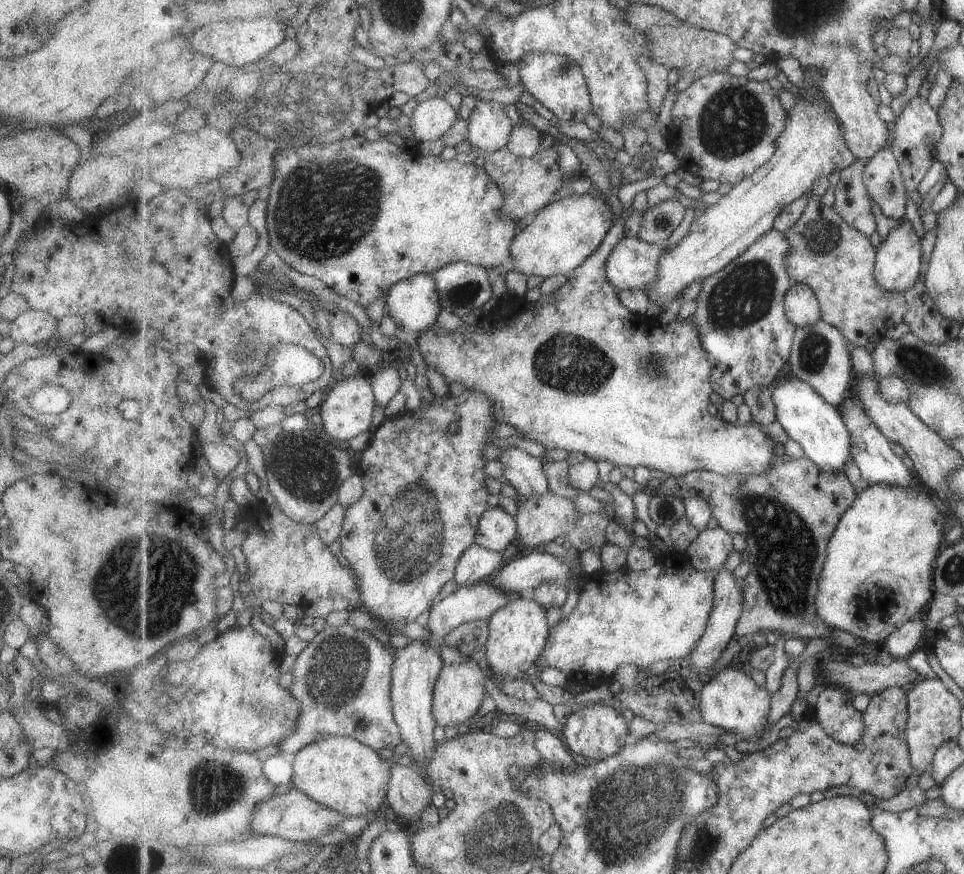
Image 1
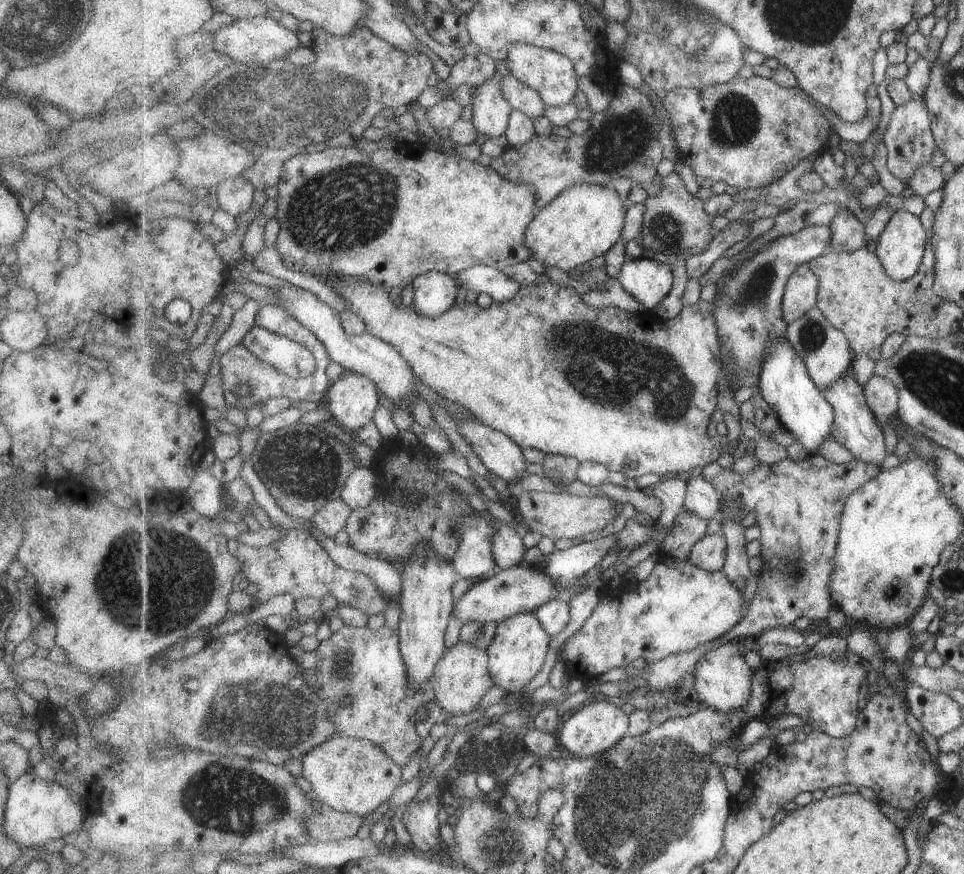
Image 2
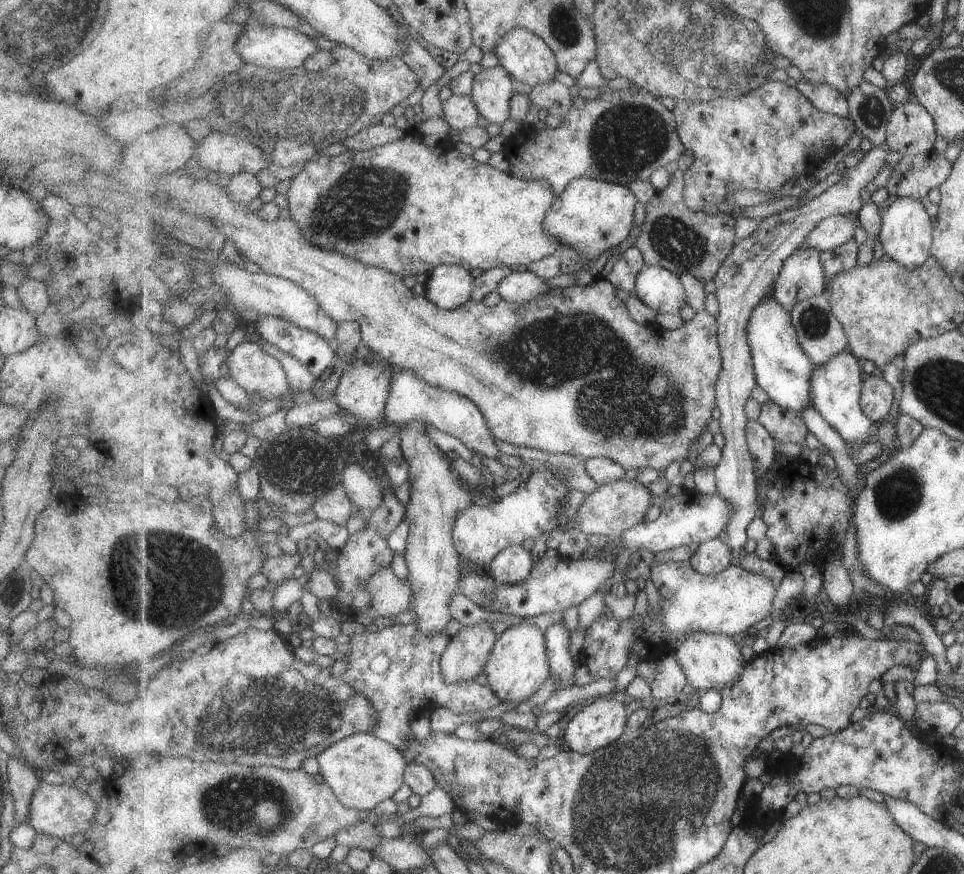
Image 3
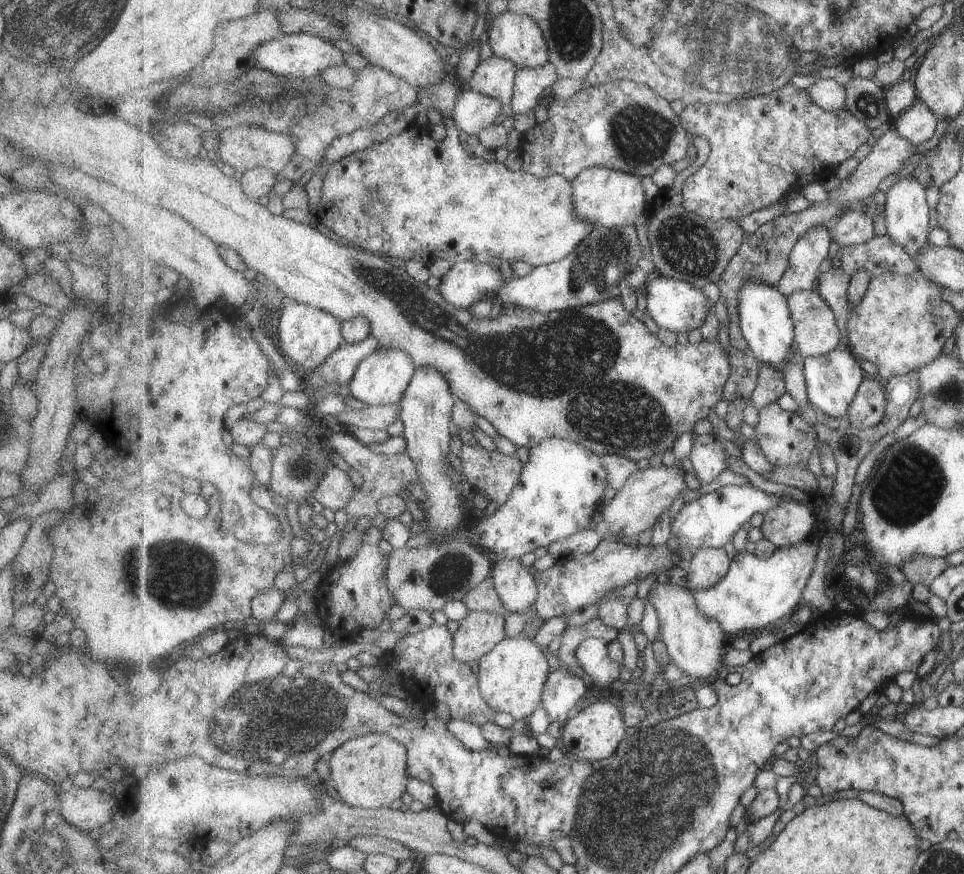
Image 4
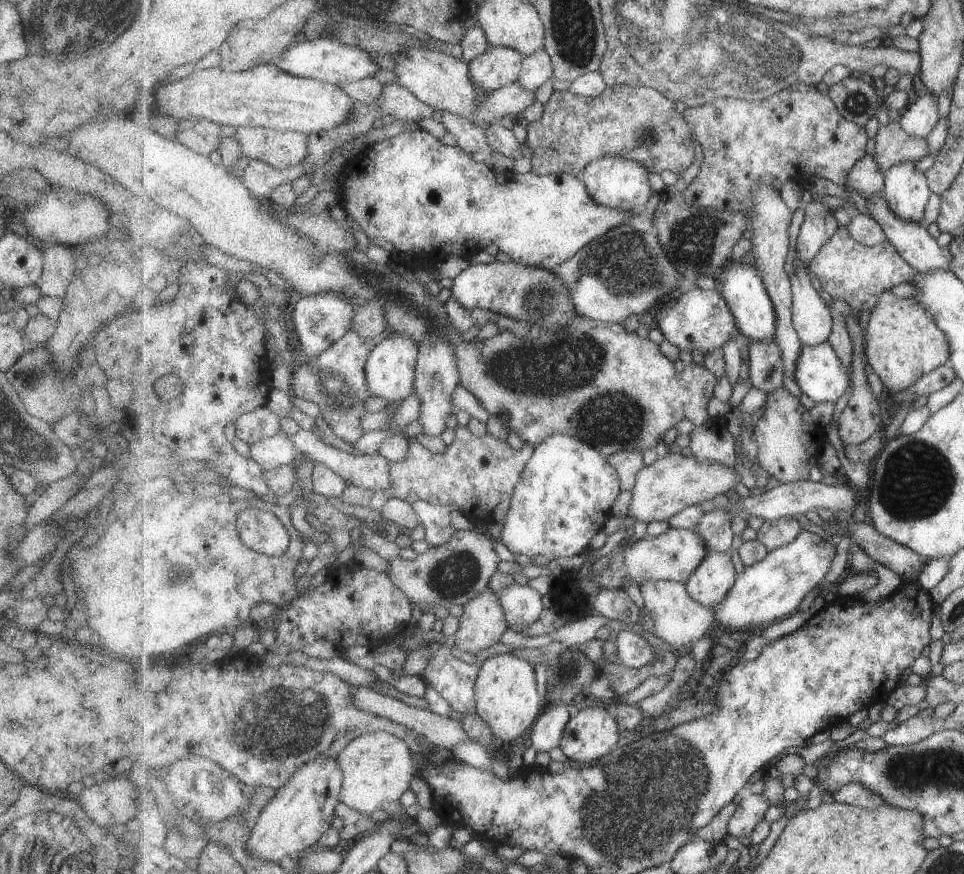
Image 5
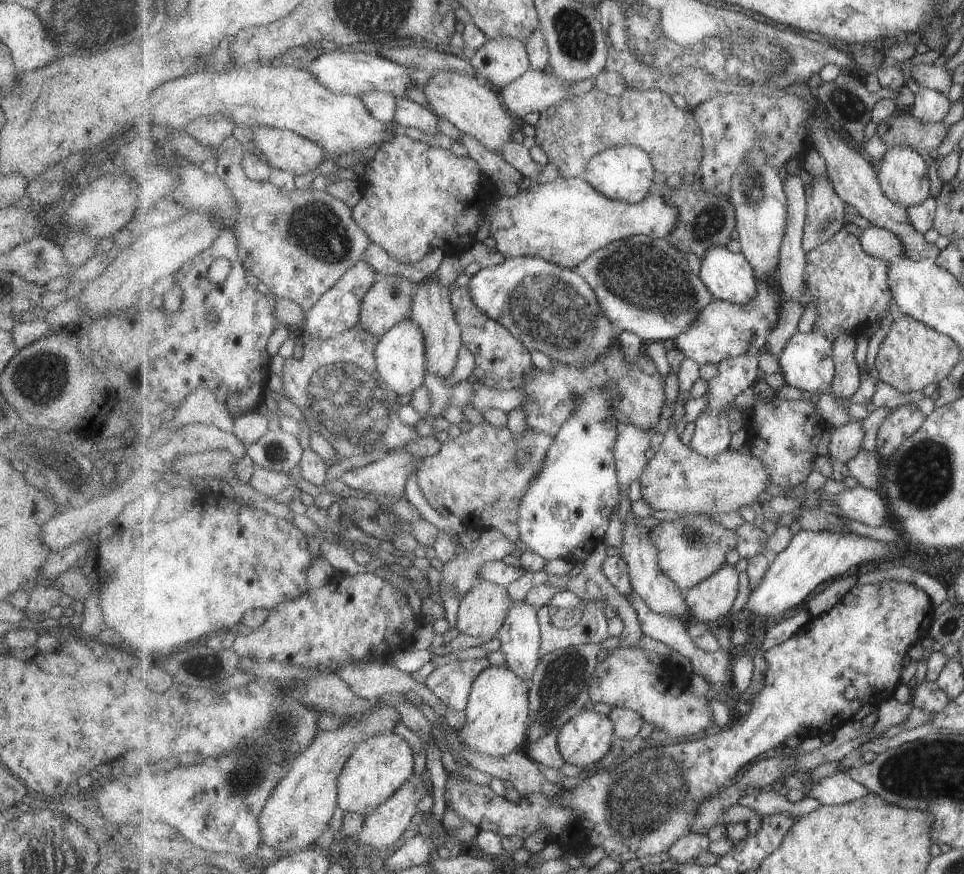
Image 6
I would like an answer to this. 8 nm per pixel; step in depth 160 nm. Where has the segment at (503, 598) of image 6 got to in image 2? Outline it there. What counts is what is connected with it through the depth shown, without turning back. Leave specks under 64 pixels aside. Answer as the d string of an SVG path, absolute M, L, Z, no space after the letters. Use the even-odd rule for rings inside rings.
M459 642L435 668L434 677L430 681L430 689L434 692L435 701L444 712L453 716L467 715L475 710L475 706L483 700L483 696L494 685L490 672L490 658L487 650L481 650L473 644Z

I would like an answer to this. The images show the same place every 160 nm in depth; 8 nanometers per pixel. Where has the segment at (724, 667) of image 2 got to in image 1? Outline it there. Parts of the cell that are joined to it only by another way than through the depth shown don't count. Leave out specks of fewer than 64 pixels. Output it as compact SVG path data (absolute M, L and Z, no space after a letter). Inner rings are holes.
M726 666L722 671L706 678L702 690L703 721L730 731L741 737L756 741L764 731L767 716L771 712L771 693L749 674L749 671Z

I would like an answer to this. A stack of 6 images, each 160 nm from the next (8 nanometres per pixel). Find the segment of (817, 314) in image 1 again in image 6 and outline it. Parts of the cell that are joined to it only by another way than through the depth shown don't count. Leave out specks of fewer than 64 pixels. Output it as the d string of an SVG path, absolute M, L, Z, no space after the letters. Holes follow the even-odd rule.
M817 175L811 177L812 181L806 186L808 215L804 228L803 241L803 246L807 253L827 242L845 226L845 207L847 206L843 198L839 196L834 182L829 176Z

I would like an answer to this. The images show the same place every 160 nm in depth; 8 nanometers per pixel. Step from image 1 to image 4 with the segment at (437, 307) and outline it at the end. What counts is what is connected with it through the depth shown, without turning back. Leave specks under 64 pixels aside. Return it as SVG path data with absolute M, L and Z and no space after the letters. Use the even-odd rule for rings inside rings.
M459 261L441 277L437 289L451 304L470 309L479 300L496 300L507 281L492 264Z

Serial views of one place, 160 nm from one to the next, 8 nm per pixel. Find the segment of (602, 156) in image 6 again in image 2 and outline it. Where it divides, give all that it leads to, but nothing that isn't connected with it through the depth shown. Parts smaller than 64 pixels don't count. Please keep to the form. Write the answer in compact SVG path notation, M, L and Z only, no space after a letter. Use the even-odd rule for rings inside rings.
M583 183L573 186L538 211L526 231L526 247L543 267L556 267L562 271L577 269L607 254L619 242L626 226L626 212L621 196L611 185Z

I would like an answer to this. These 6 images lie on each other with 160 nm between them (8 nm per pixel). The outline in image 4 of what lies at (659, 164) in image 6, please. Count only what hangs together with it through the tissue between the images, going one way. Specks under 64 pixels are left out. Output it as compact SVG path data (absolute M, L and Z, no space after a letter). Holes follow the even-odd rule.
M625 79L589 86L567 100L553 98L548 114L546 121L536 123L523 134L519 148L523 160L521 170L541 178L563 175L573 182L586 168L600 166L636 174L640 178L651 177L660 166L685 158L689 154L689 144L695 142L682 125L680 115L675 114L670 100L659 96L650 86Z

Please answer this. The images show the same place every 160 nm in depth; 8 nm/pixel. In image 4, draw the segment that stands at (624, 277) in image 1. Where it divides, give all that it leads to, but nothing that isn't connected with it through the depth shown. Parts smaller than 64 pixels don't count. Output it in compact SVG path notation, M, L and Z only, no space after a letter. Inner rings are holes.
M655 274L645 286L647 297L647 313L655 320L659 328L675 332L689 332L701 328L707 312L713 311L713 304L700 288L691 283L672 279L665 275Z

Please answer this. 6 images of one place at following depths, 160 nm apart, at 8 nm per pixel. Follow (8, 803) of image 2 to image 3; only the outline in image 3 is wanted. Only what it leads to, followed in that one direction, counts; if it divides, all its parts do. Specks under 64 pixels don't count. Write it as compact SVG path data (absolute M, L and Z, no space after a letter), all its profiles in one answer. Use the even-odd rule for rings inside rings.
M40 780L38 787L33 791L28 810L28 822L37 834L48 834L49 837L67 839L73 834L83 834L89 830L95 821L96 804L87 793L76 787L67 785L50 785Z

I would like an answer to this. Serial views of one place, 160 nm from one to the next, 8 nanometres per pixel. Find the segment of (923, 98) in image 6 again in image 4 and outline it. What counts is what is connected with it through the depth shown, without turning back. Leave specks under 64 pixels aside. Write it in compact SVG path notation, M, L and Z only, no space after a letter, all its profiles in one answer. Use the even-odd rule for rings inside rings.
M918 100L897 117L893 127L903 138L918 145L927 142L935 134L940 118L940 114L931 110L926 102Z

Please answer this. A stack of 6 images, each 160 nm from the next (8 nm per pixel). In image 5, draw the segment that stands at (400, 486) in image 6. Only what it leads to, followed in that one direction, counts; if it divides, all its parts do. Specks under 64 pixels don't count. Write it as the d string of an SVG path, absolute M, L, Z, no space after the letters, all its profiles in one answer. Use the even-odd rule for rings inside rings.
M300 429L290 437L302 454L308 455L315 463L326 464L345 480L349 480L353 487L367 490L371 489L374 491L381 489L387 490L392 487L390 460L387 460L380 452L375 452L371 455L352 455L343 450L323 444L313 431L308 429ZM415 501L413 508L425 525L426 542L429 547L440 547L456 533L451 520L449 505L434 505L427 501Z

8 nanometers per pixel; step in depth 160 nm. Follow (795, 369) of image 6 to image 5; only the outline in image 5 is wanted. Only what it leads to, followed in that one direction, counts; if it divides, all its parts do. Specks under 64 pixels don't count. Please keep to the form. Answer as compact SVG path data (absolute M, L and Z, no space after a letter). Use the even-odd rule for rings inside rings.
M829 342L815 345L803 345L801 354L798 356L796 373L794 374L796 384L801 392L805 393L816 403L837 402L851 385L851 374L847 370L846 364L841 360L834 346Z

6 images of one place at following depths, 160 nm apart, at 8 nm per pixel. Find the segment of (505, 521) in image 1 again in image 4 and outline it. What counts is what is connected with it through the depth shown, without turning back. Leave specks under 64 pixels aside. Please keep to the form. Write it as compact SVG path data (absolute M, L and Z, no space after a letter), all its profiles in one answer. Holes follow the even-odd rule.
M499 558L492 575L508 614L531 611L538 597L538 586L528 567L519 559Z

